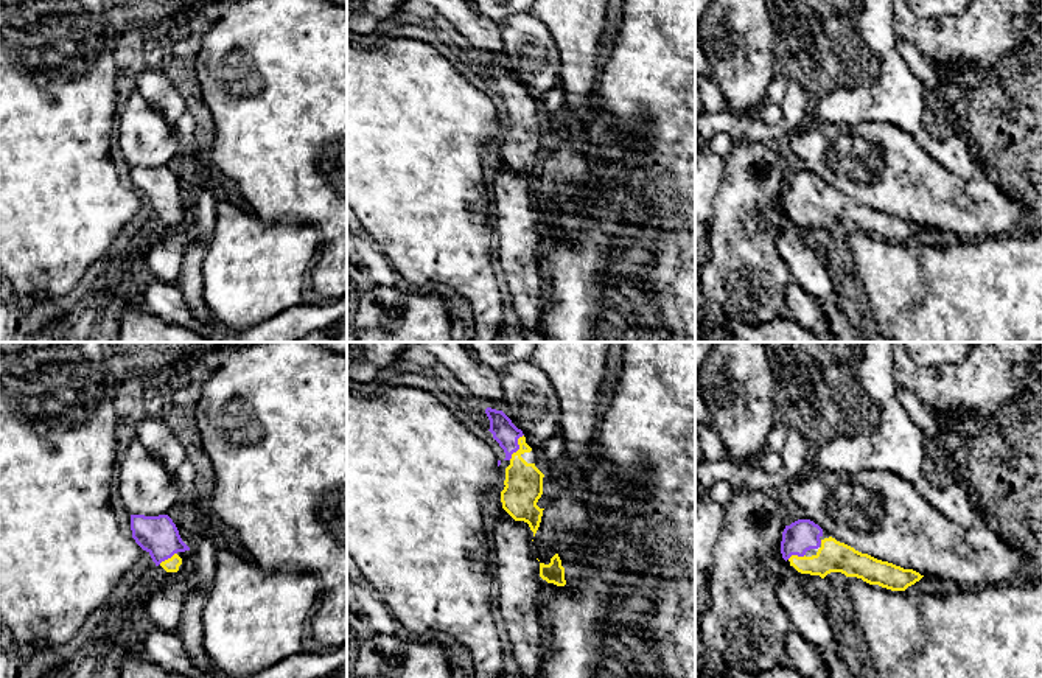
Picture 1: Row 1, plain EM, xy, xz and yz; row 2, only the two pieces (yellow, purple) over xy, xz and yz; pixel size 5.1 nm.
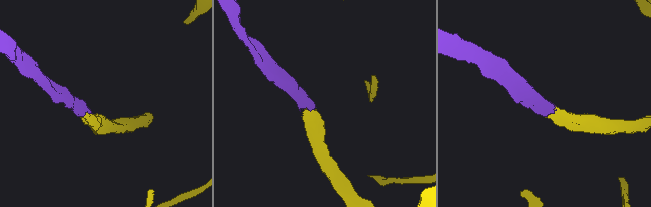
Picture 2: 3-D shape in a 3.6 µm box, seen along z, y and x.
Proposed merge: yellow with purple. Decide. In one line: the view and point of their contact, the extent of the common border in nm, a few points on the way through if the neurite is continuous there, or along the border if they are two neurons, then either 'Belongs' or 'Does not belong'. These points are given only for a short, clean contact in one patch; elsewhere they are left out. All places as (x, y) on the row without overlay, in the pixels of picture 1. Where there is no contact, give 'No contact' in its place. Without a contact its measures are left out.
Touches yellow at xz (520, 98). Shared border 150 nm. Path across: xz (523, 134), (517, 114), (520, 98), (504, 83). Belongs

